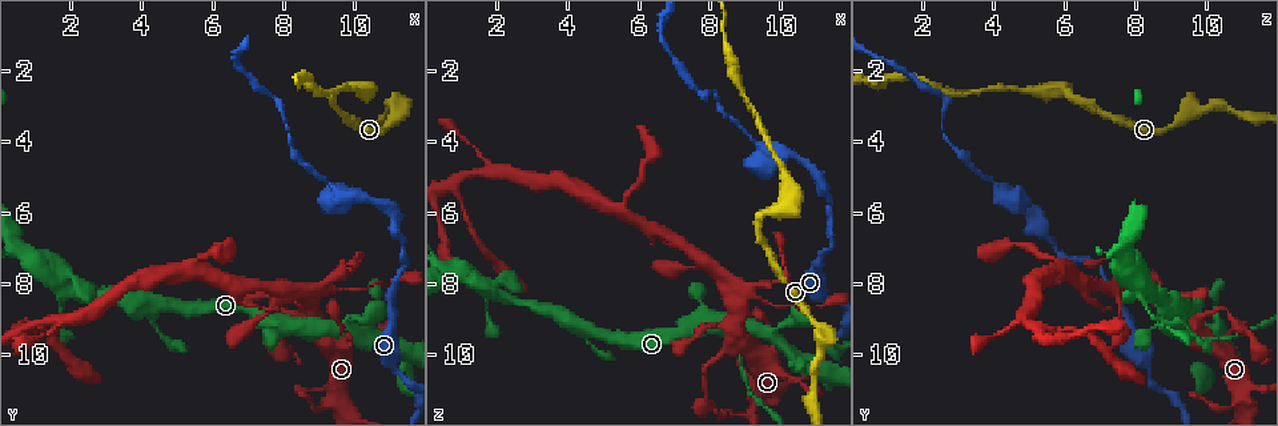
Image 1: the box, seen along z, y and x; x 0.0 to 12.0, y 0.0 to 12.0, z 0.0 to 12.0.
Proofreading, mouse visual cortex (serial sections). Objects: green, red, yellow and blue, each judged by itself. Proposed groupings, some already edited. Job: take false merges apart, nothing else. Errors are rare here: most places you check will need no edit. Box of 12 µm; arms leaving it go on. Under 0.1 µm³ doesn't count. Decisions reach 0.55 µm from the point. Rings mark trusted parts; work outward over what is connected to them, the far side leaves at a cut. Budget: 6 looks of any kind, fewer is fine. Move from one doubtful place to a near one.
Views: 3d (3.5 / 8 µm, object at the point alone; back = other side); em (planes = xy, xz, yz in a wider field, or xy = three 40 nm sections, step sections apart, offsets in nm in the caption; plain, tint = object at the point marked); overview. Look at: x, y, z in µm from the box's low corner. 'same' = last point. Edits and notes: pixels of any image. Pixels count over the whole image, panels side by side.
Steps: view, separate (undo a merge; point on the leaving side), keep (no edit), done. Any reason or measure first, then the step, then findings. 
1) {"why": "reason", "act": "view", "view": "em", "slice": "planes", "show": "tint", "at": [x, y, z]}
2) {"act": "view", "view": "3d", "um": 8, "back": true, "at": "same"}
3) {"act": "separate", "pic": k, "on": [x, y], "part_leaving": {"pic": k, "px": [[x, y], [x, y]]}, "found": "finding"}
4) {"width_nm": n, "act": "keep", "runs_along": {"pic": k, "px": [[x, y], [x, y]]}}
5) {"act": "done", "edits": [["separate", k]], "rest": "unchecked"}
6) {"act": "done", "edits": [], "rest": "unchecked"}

{"why": "three-way junction", "act": "view", "view": "3d", "um": 8, "at": [5.6, 7.8, 6.1]}

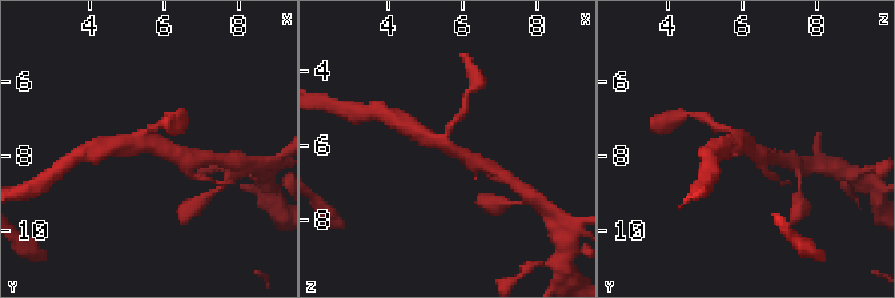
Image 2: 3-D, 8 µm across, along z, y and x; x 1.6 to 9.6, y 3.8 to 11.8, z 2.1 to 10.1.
{"act": "view", "view": "3d", "um": 3.5, "at": [5.7, 7.7, 6.0]}

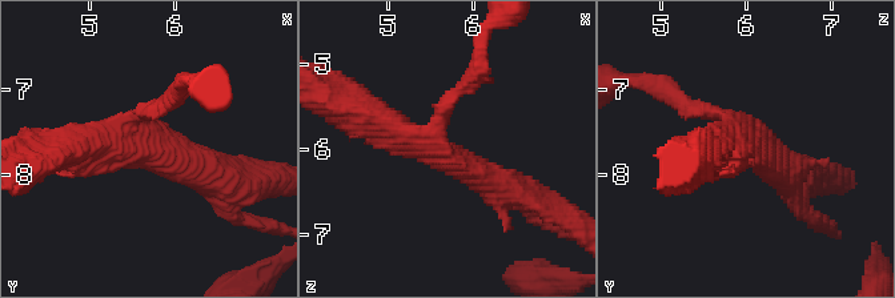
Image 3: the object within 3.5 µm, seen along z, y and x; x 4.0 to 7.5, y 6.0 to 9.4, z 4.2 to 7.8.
{"act": "view", "view": "em", "slice": "xy", "step": 2, "show": "tint", "at": [5.65, 7.75, 6.05]}

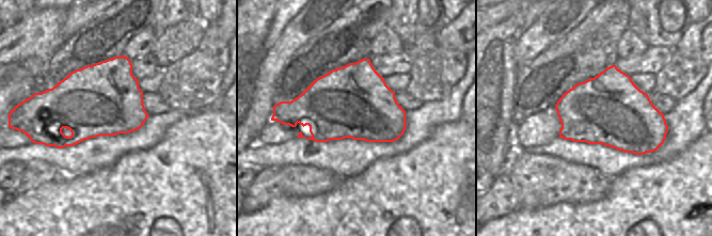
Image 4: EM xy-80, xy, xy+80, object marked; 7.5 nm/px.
{"width_nm": 550, "act": "keep", "runs_along": {"pic": 3, "px": [[516, 192], [401, 137], [364, 109]]}, "found": "one cell here"}

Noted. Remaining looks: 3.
{"why": "abrupt turn", "act": "view", "view": "3d", "um": 3.5, "at": [0.9, 9.2, 5.2]}

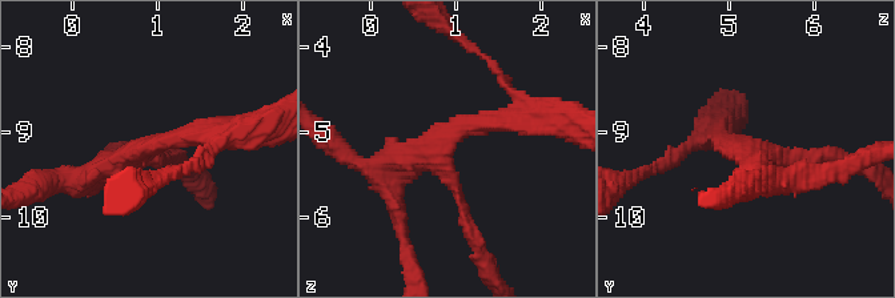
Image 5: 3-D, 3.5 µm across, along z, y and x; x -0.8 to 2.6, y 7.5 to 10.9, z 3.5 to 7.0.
{"arms": 3, "arm_widths_nm": [150, 250, 300], "why": "need the tissue", "act": "view", "view": "em", "slice": "xy", "step": 1, "show": "tint", "at": [0.80, 9.15, 5.20]}

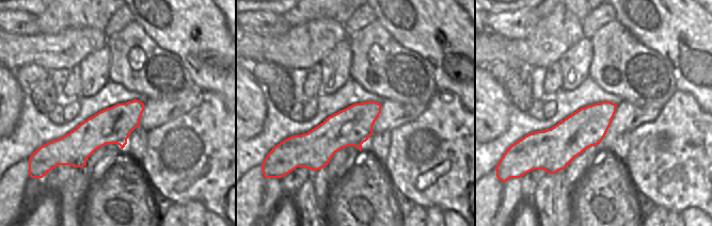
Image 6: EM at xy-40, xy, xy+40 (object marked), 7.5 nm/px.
{"act": "keep", "runs_along": {"pic": 5, "px": [[516, 120], [438, 147], [466, 229]]}, "found": "one cell here"}

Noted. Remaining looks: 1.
{"act": "done", "edits": [], "rest": "unchecked"}

